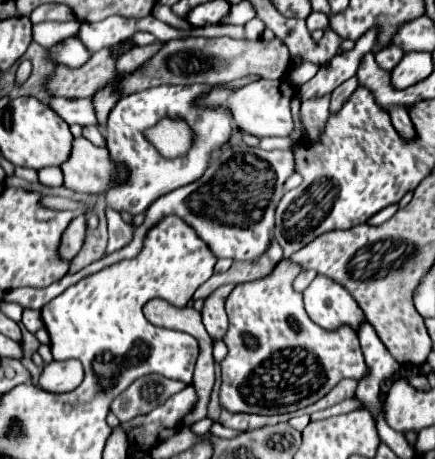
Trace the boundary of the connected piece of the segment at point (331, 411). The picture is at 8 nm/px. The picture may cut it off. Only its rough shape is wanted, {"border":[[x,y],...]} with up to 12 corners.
{"border":[[350,397],[334,407],[312,413],[310,419],[324,419],[364,409],[358,397]]}

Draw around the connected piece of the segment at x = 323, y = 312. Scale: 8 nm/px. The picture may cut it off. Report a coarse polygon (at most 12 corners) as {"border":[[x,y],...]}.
{"border":[[318,275],[304,291],[314,323],[358,329],[364,315],[352,295]]}

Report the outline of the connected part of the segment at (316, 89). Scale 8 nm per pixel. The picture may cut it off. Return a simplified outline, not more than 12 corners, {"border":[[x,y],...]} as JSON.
{"border":[[366,31],[352,51],[336,53],[302,87],[300,101],[330,95],[356,75],[360,59],[378,39]]}

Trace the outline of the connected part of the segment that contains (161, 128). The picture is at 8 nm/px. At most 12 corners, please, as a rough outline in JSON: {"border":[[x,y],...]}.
{"border":[[164,117],[144,135],[164,159],[184,157],[196,133]]}

